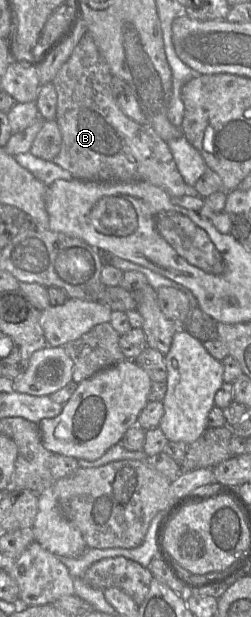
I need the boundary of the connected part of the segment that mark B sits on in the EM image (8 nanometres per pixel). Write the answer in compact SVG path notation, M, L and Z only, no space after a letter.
M86 32L52 82L57 93L55 121L62 135L61 149L53 162L76 179L144 181L162 188L171 197L186 196L187 184L167 142L151 126L141 125L122 112L112 93L112 78L92 36Z

